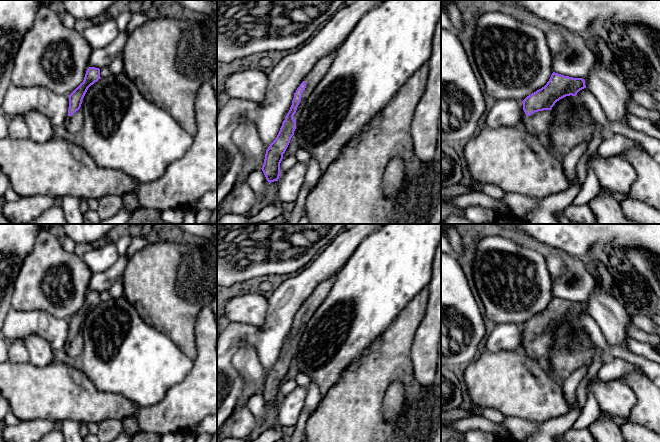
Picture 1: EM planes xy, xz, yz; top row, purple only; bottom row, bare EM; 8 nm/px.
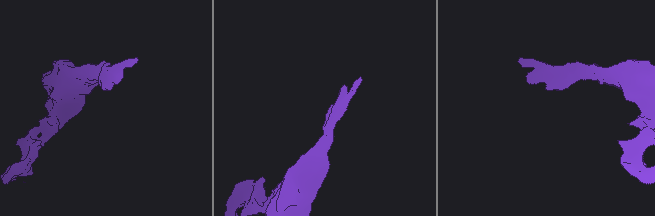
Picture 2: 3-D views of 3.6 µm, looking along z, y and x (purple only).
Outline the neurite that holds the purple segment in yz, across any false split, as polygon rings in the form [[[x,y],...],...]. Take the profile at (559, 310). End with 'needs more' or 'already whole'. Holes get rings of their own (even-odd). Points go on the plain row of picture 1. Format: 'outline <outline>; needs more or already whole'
outline [[[553,296],[544,311],[522,325],[526,338],[523,353],[532,360],[546,359],[554,340],[551,333],[555,327],[566,320],[576,320],[584,312],[586,312],[584,303]]]; needs more

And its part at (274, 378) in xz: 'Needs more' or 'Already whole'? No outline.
Needs more

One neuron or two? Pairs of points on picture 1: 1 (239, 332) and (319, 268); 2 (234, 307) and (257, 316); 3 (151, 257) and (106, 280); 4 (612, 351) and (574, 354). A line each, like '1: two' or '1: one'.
1: one
2: one
3: two
4: two

